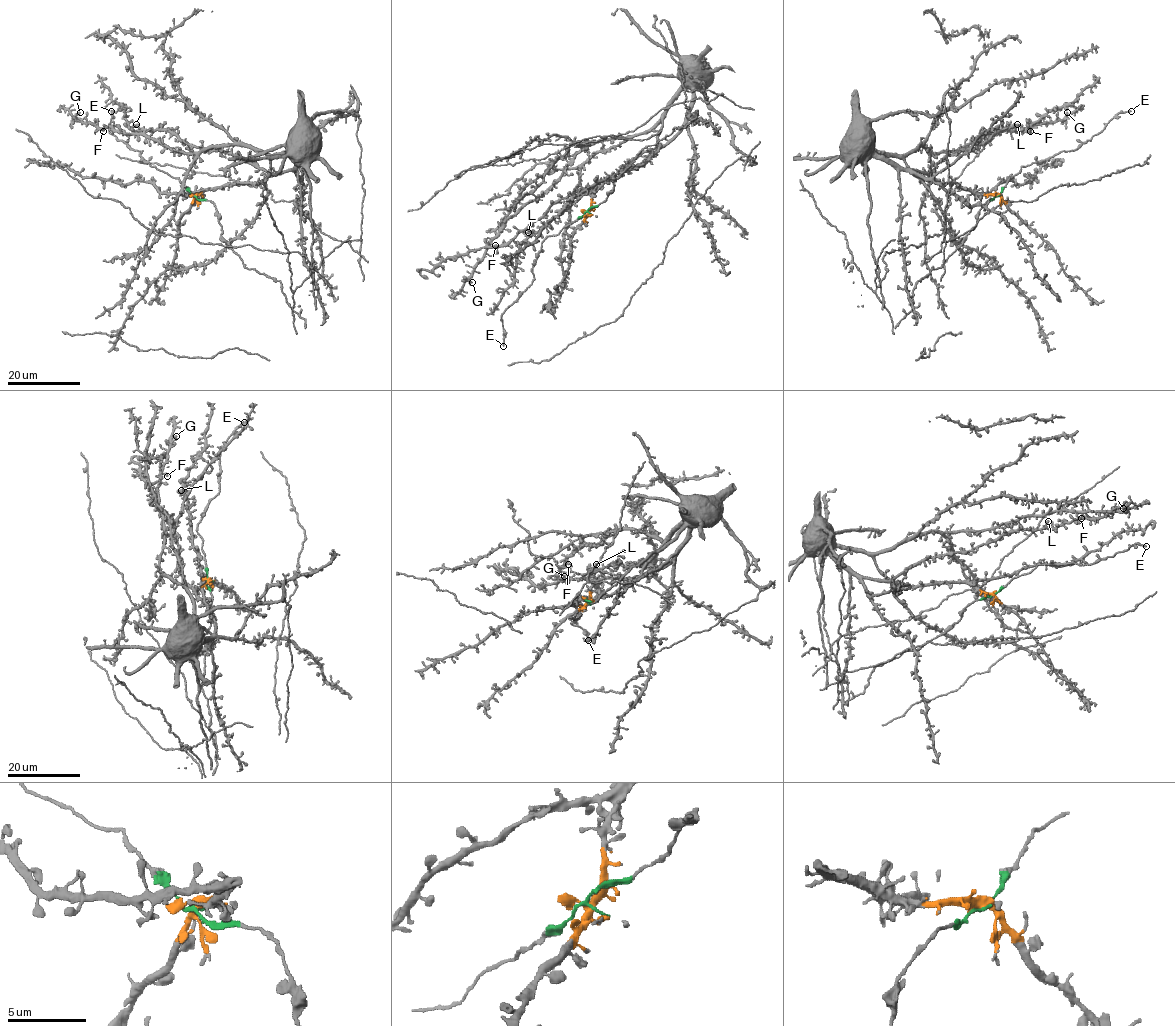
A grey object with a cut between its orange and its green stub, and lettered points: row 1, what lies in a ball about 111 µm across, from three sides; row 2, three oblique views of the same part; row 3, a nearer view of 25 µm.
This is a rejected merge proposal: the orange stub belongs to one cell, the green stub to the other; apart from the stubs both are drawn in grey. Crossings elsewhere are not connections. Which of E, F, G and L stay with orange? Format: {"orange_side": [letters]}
{"orange_side": ["F", "G", "L"]}

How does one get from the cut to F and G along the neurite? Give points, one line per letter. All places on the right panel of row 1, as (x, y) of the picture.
F: (996, 195), (941, 183), (872, 152), (906, 155), (922, 145), (929, 152), (957, 151), (984, 134), (1030, 130)
G: (996, 195), (872, 152), (957, 151), (984, 134), (1067, 112)

